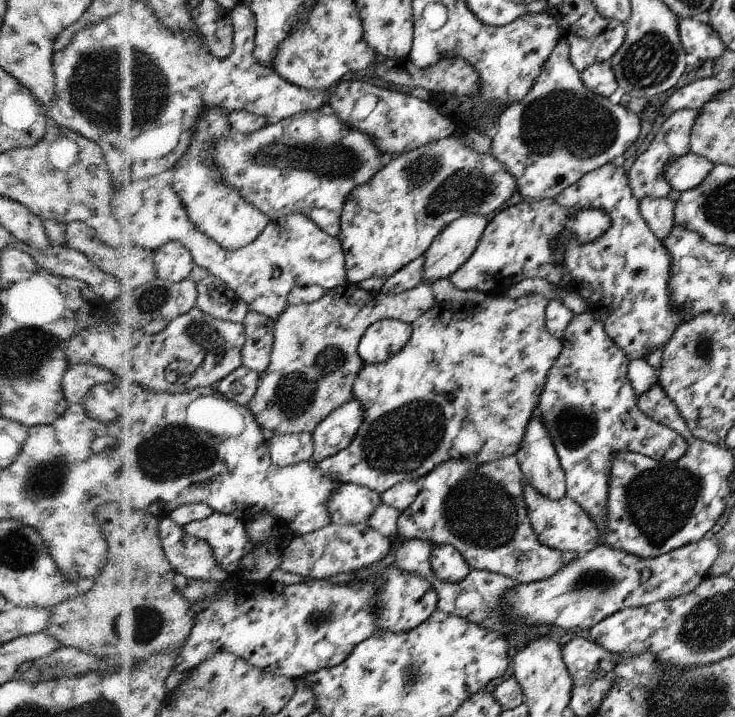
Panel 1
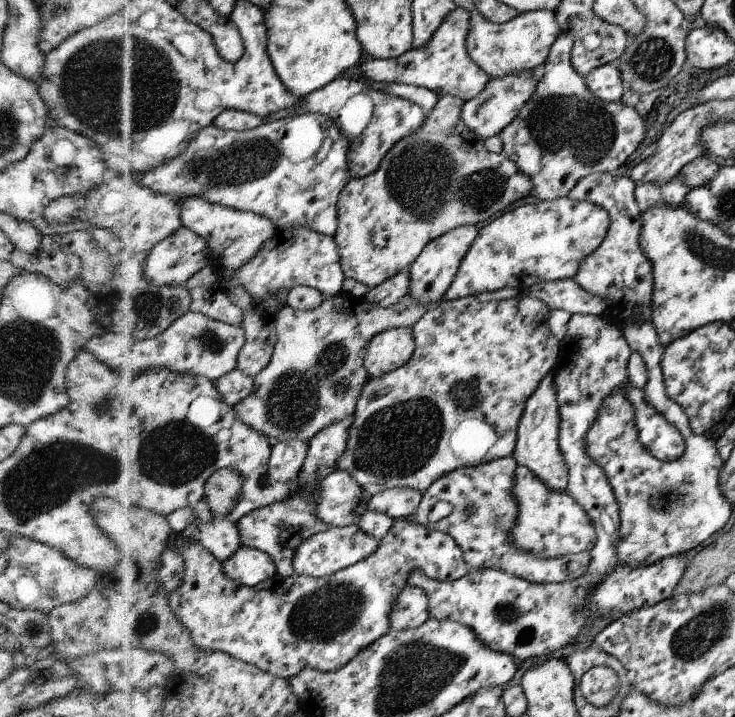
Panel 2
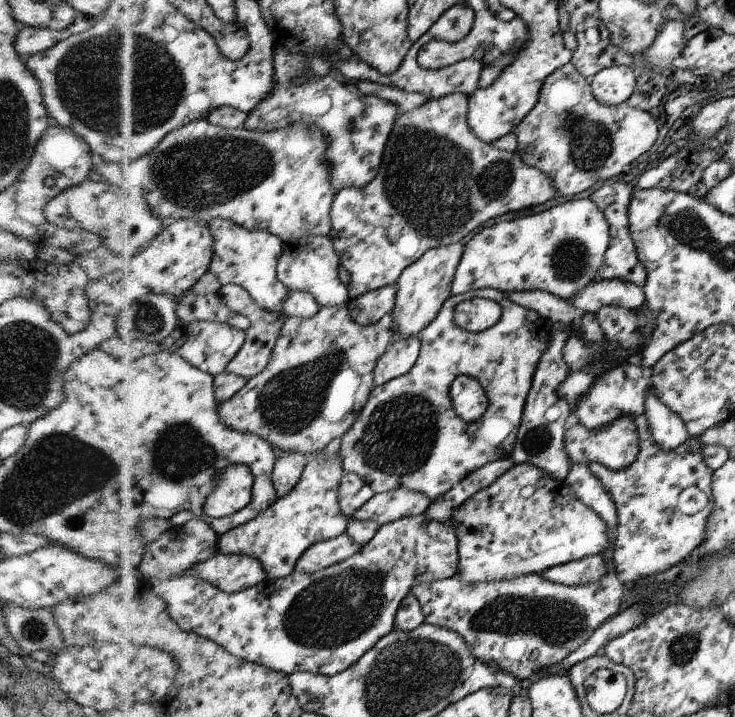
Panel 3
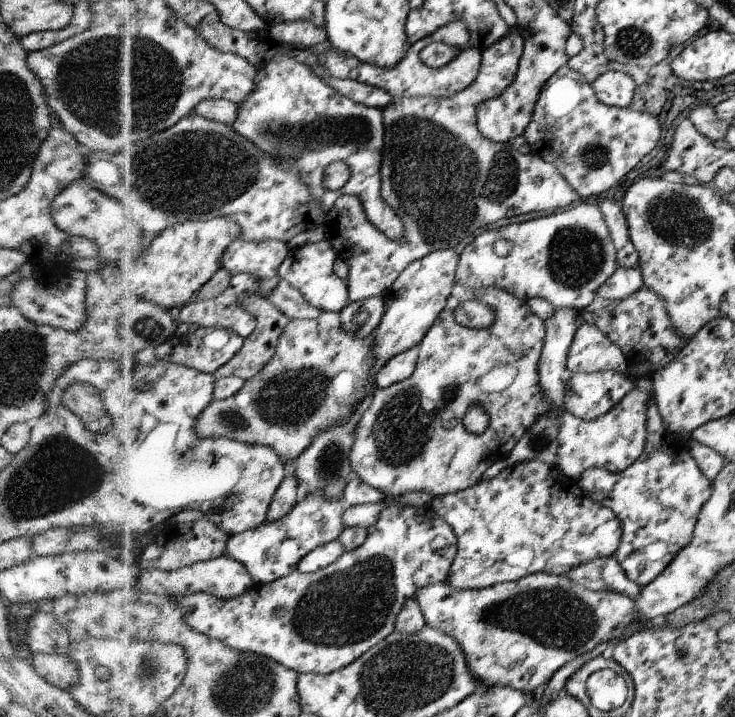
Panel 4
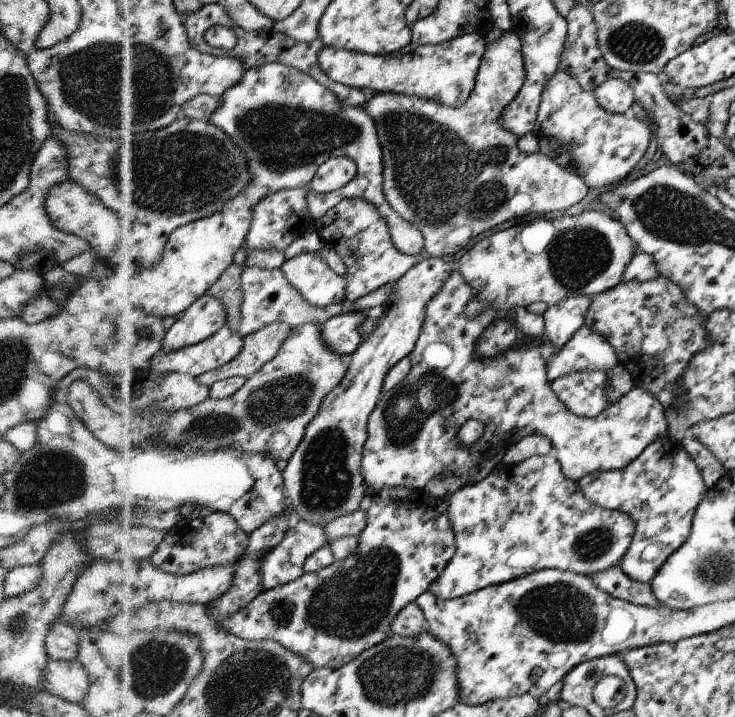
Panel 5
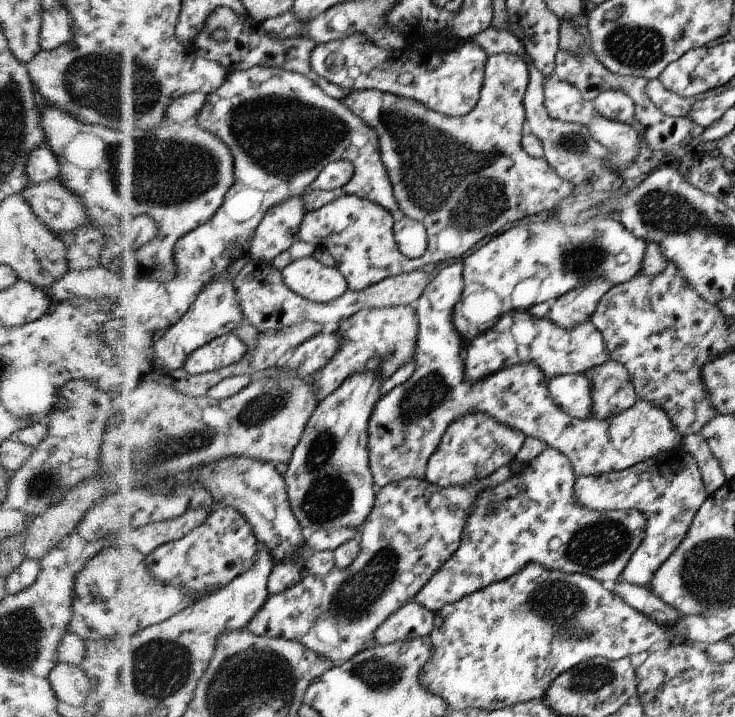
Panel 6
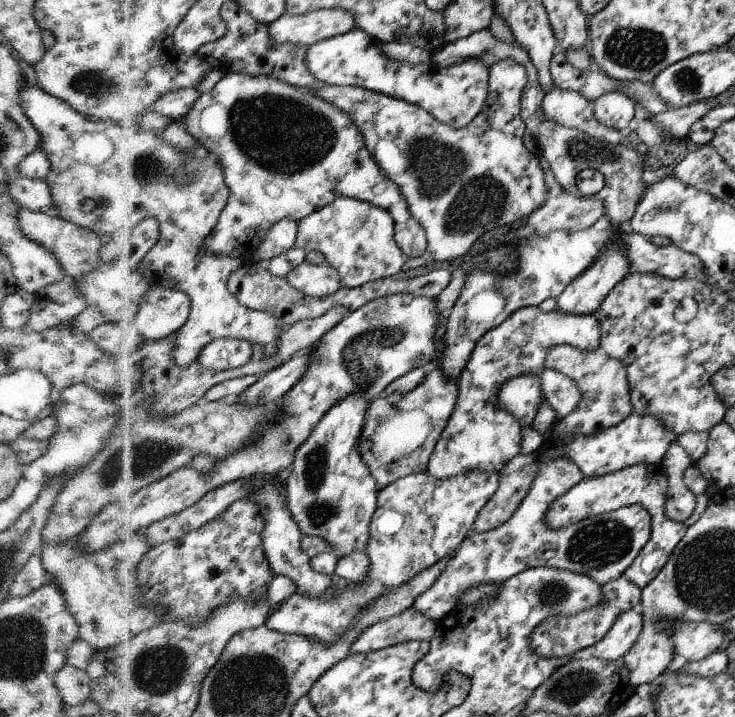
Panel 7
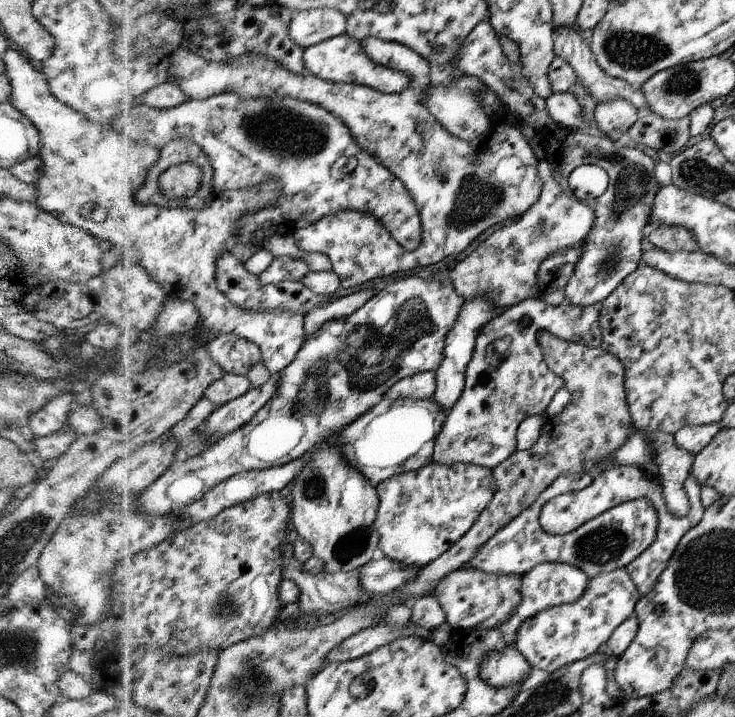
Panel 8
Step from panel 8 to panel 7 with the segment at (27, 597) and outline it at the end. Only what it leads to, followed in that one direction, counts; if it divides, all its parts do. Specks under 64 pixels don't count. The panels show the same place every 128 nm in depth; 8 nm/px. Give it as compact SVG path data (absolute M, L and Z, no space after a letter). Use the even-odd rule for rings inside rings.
M36 549L35 553L25 562L25 566L15 574L8 591L8 597L14 598L31 594L46 580L45 570L41 566L40 551Z

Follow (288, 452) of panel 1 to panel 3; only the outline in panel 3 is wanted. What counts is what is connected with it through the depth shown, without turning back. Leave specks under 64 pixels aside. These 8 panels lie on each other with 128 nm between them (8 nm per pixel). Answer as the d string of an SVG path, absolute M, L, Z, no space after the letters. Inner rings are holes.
M284 453L274 468L274 482L277 489L277 500L291 494L299 484L305 467L308 465L309 456L302 453Z

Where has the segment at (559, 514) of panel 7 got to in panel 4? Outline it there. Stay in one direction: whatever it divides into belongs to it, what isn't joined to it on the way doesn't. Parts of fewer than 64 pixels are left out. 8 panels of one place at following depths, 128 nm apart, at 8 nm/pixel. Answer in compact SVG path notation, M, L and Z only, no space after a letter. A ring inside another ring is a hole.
M655 401L648 402L647 440L640 456L621 472L593 467L584 470L577 480L593 502L610 508L623 524L620 545L612 557L640 588L659 577L673 555L692 540L697 516L711 496L712 488L689 454L687 441L665 428Z

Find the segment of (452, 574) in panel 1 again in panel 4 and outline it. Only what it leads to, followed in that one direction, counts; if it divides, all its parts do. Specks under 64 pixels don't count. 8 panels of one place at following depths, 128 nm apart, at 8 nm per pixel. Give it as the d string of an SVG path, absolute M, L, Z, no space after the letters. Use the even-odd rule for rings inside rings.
M384 497L385 503L388 503L381 510L381 514L377 517L376 524L369 526L367 540L359 548L354 551L347 551L341 555L341 558L327 568L318 570L314 573L304 573L297 569L293 574L288 577L280 578L275 582L253 586L245 594L238 596L234 599L220 599L216 596L207 593L193 593L186 597L175 597L186 610L186 621L199 632L208 634L213 638L218 638L226 642L230 647L240 651L249 651L259 653L266 657L275 659L277 662L284 664L290 669L298 670L300 673L321 673L329 674L355 662L361 658L373 645L379 644L383 641L389 633L395 630L395 618L399 616L400 610L404 606L404 602L412 597L417 589L424 586L432 585L435 583L445 582L448 577L449 570L451 570L452 562L456 556L456 535L453 534L452 527L448 525L440 516L435 514L430 504L425 504L423 508L415 506L403 506L399 501L392 501L392 498L397 497Z

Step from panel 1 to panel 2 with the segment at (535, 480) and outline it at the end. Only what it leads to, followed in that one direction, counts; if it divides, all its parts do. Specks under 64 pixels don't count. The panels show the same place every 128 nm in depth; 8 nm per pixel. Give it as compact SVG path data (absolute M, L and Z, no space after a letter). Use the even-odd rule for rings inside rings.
M552 368L541 380L537 390L529 396L523 413L519 418L516 432L516 444L512 457L517 465L528 467L545 486L552 491L563 491L567 486L568 465L564 461L559 447L560 411L556 402L555 379Z

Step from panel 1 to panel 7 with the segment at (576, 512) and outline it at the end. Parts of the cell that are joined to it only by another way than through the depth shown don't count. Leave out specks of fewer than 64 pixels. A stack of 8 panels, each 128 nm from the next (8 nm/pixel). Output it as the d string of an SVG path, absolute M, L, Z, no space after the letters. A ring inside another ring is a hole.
M547 458L539 466L535 481L512 518L485 533L471 531L443 572L437 574L436 582L413 602L412 608L437 623L456 607L461 594L468 594L477 586L499 585L515 574L534 567L587 575L601 586L620 578L651 537L651 516L639 504L583 518L563 528L549 528L545 522L553 501L583 478L581 470L571 459Z

